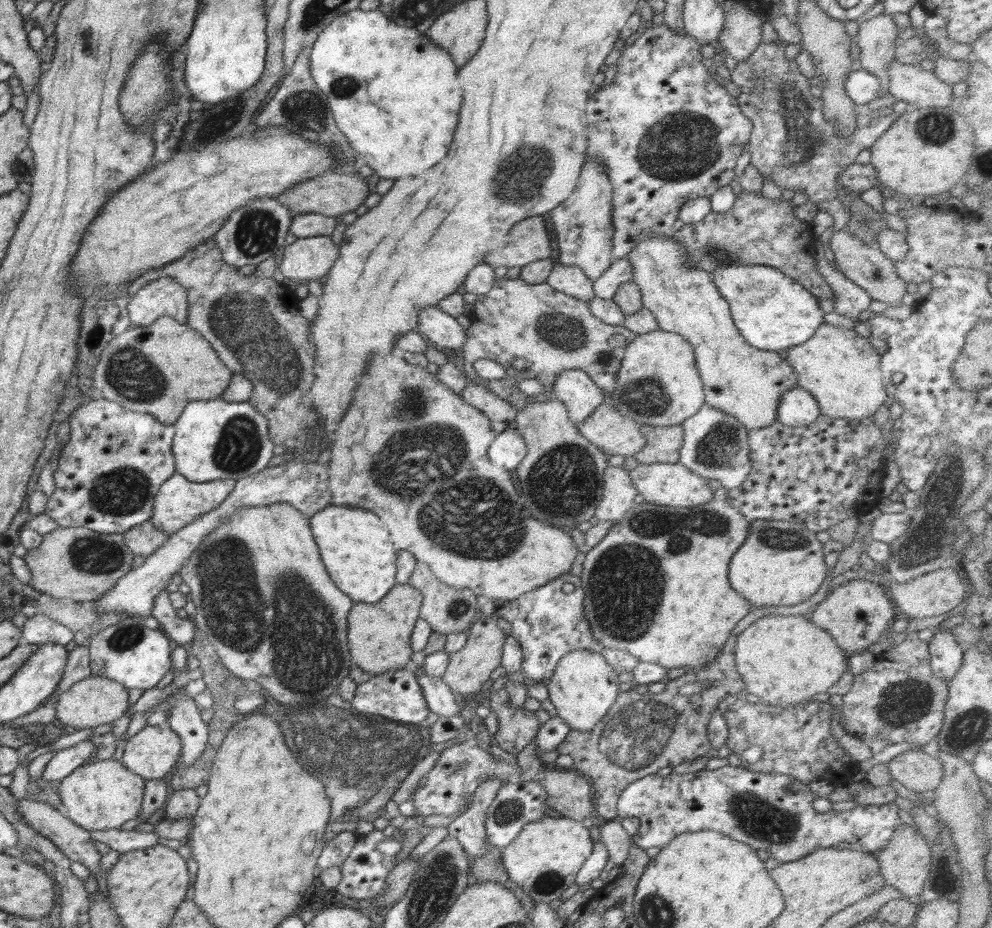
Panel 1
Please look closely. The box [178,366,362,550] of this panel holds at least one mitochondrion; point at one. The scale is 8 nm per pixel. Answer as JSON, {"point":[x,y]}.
{"point":[240,446]}

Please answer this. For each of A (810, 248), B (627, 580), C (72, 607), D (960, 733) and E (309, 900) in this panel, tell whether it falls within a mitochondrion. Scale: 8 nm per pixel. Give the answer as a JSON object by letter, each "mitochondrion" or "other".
{"A":"other","B":"mitochondrion","C":"other","D":"mitochondrion","E":"other"}

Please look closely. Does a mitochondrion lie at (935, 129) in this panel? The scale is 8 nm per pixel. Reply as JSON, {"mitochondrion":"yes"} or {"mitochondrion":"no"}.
{"mitochondrion":"yes"}

